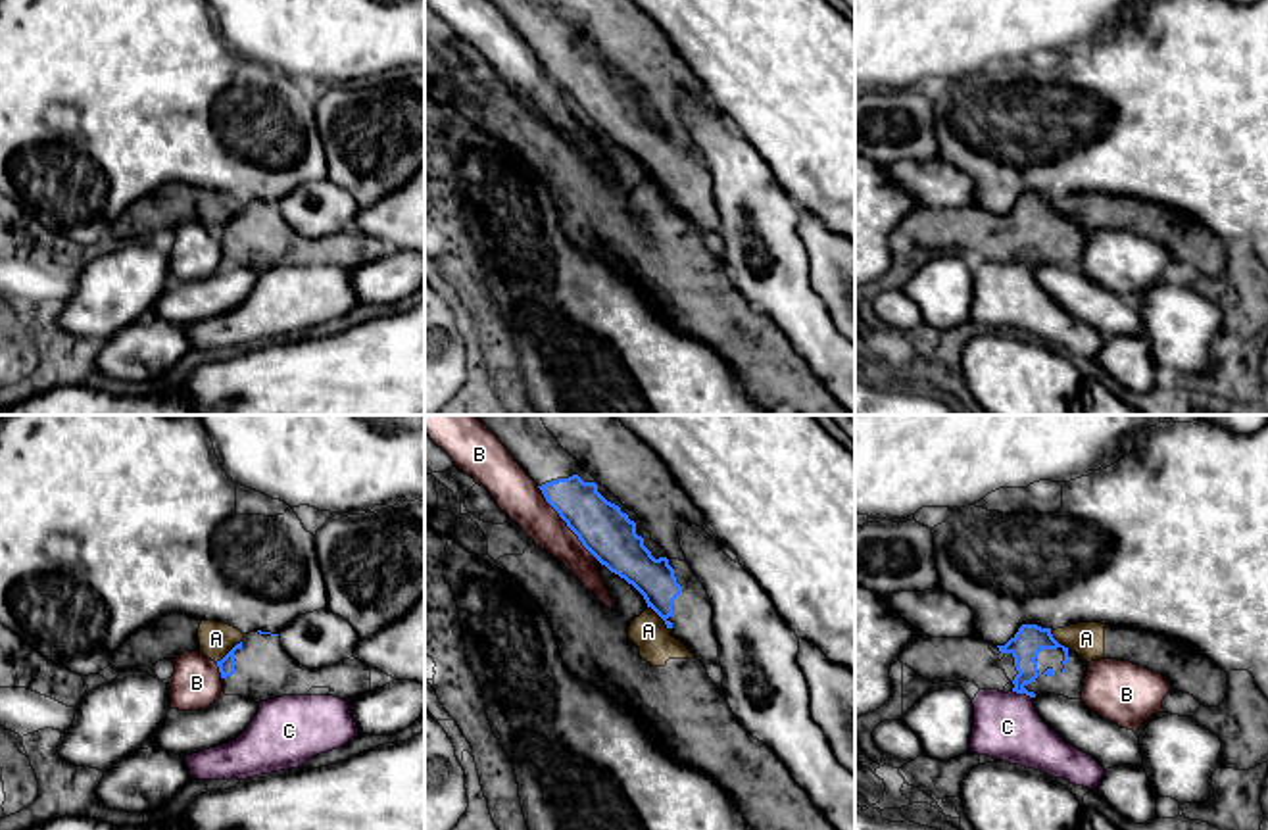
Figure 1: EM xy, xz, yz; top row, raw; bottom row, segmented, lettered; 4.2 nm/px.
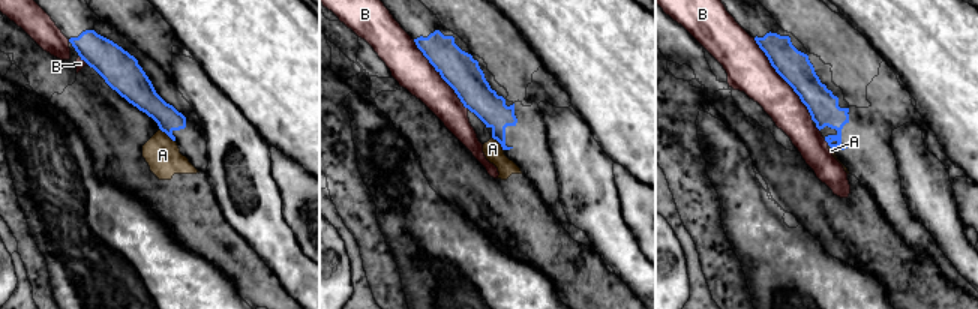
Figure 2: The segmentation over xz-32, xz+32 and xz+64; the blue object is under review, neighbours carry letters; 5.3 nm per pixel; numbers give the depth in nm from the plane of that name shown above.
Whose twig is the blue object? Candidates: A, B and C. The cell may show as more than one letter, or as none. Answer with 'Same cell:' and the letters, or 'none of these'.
Same cell: none of these

